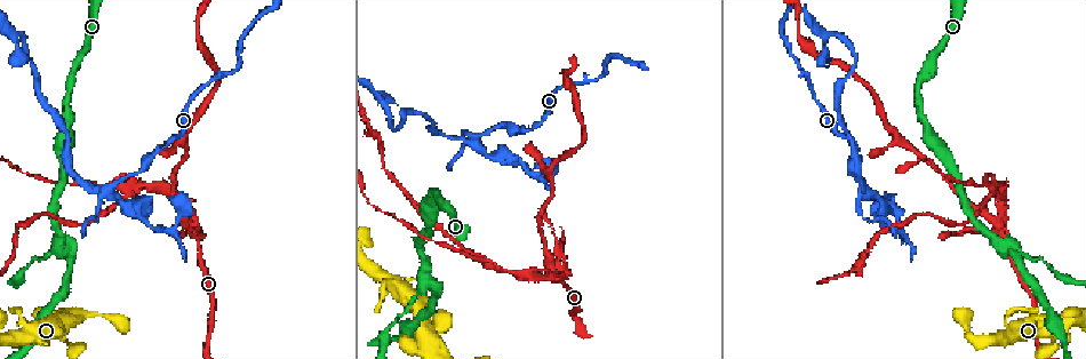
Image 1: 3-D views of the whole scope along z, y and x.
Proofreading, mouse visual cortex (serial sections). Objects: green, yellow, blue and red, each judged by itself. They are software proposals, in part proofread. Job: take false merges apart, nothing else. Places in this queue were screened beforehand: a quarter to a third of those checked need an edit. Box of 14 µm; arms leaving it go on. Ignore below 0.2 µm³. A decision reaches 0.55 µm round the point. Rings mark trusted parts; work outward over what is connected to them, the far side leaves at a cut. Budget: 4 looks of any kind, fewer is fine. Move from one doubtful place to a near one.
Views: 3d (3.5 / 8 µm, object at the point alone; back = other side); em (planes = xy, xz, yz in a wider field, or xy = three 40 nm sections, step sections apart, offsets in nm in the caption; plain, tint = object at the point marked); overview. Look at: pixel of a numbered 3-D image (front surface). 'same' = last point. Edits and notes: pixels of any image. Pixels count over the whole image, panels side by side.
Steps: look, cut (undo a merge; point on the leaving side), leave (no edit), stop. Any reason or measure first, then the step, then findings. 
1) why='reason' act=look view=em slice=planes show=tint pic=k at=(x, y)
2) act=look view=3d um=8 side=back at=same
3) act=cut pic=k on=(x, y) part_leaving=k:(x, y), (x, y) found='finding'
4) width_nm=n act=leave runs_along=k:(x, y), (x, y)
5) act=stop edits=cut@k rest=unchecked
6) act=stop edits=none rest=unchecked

why='three arms meet' act=look view=3d um=3.5 pic=1 at=(556, 282)

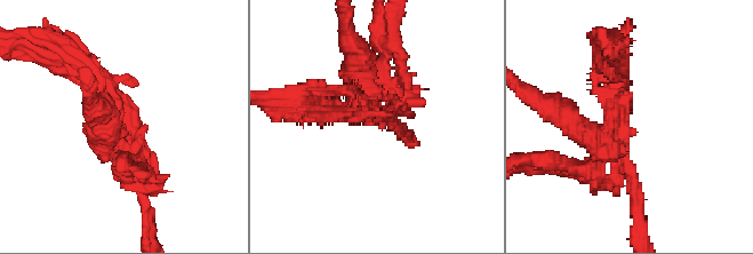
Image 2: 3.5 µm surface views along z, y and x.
act=look view=em slice=xy step=3 show=tint pic=2 at=(126, 130)

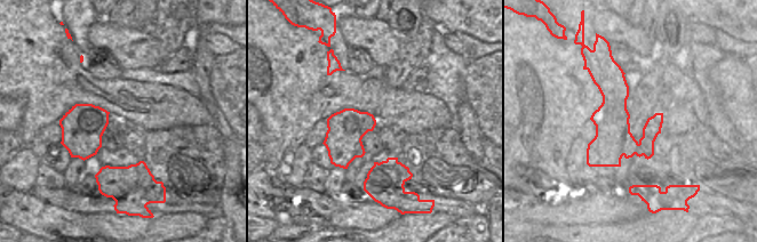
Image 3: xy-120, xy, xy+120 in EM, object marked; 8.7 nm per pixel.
act=cut pic=2 on=(399, 65) part_leaving=2:(392, 118), (368, 106), (336, 112) found='two cells meet here'

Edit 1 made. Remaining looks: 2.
why='three arms meet' act=look view=3d um=3.5 side=back pic=1 at=(1011, 243)

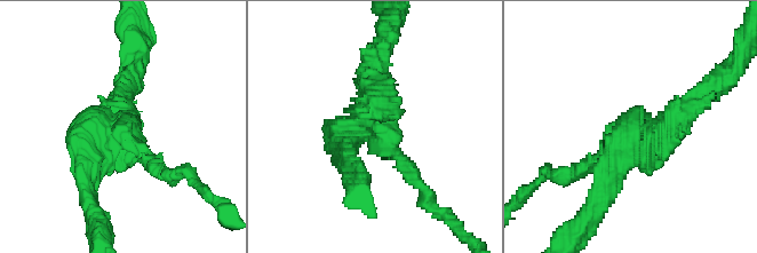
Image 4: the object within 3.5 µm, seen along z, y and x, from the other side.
why='shape alone is not enough' act=look view=em slice=xy step=5 show=tint pic=4 at=(107, 135)

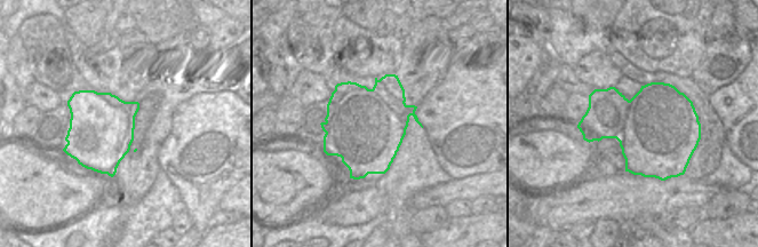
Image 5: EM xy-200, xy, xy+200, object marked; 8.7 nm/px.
act=cut pic=4 on=(591, 158) part_leaving=4:(379, 132), (436, 211) found='a second cell is stuck on'

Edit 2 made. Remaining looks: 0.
act=stop edits=cut@2,cut@4 rest=unchecked

